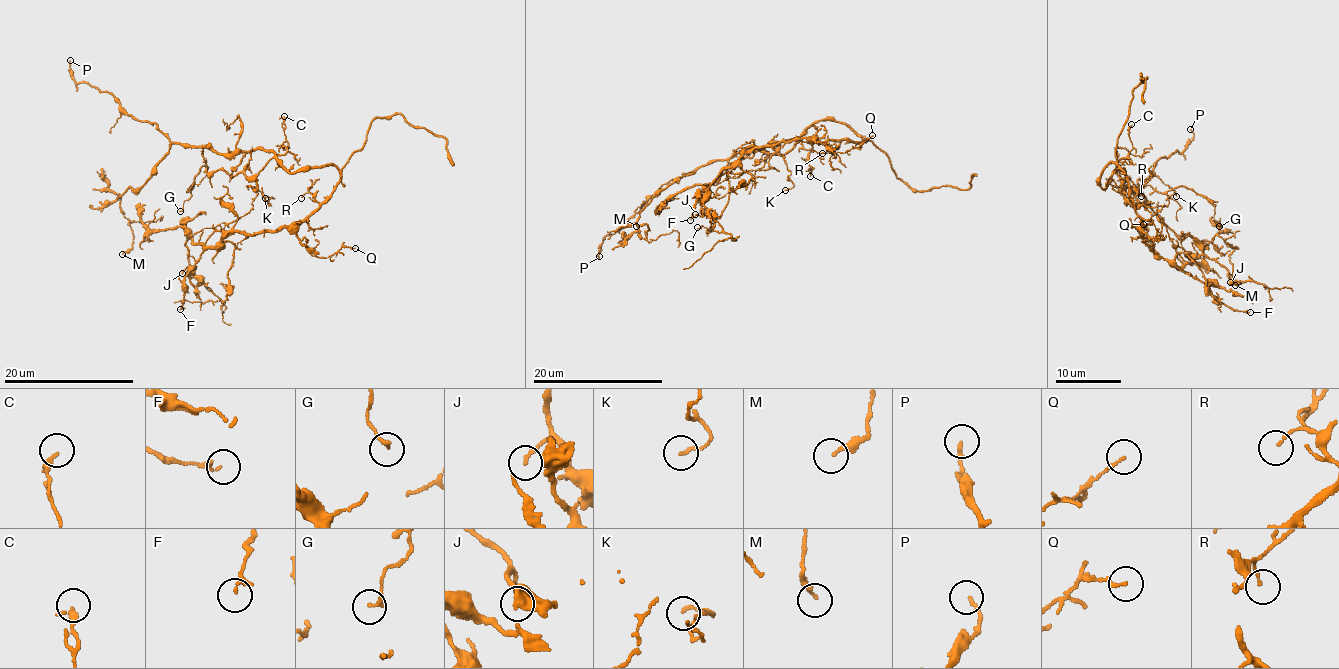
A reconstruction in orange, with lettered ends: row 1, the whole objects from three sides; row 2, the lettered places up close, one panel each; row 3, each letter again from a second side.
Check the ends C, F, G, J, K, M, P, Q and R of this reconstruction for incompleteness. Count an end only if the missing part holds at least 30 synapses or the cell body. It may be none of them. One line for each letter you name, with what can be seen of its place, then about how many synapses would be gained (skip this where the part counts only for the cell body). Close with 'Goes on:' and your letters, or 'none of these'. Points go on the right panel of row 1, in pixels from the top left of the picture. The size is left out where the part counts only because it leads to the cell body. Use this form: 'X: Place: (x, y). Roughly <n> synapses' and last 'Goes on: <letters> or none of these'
Goes on: none of these

